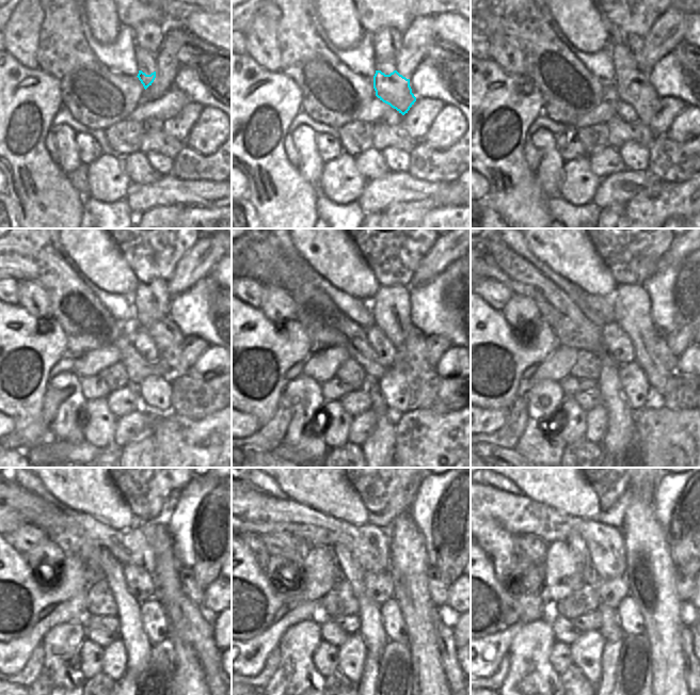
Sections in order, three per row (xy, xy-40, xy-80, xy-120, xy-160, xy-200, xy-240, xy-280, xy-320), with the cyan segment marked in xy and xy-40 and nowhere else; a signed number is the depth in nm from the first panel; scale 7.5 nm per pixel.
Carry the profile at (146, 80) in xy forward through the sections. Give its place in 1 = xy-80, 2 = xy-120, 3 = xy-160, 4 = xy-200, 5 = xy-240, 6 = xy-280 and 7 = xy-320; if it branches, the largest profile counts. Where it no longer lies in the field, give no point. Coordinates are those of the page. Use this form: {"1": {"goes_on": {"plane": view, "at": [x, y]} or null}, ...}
{"1": {"goes_on": {"plane": "xy-80", "at": [635, 89]}}, "2": {"goes_on": {"plane": "xy-120", "at": [152, 302]}}, "3": {"goes_on": {"plane": "xy-160", "at": [390, 305]}}, "4": {"goes_on": {"plane": "xy-200", "at": [631, 302]}}, "5": {"goes_on": {"plane": "xy-240", "at": [177, 596]}}, "6": {"goes_on": {"plane": "xy-280", "at": [444, 638]}}, "7": {"goes_on": {"plane": "xy-320", "at": [686, 633]}}}

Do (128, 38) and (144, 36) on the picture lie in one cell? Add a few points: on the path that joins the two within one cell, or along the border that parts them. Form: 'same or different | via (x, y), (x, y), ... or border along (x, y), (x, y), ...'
different | border along (133, 28), (133, 43), (137, 46)

